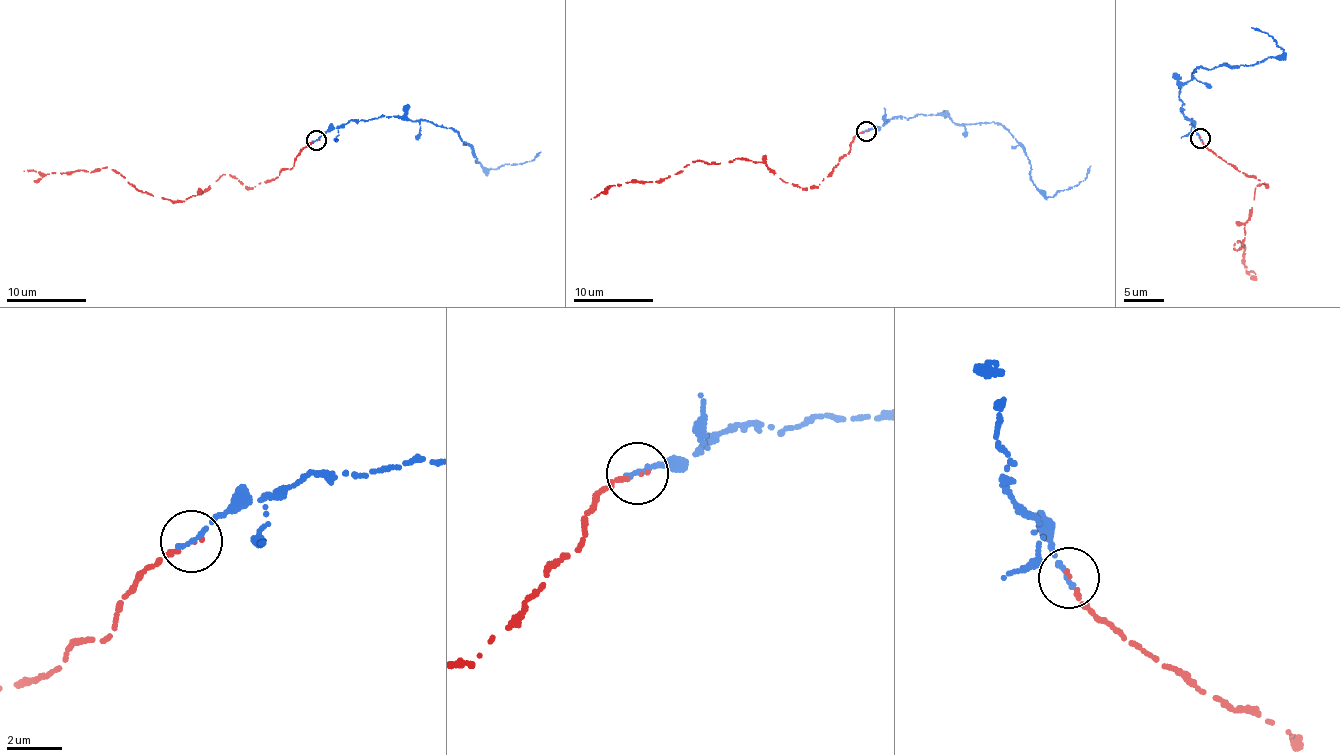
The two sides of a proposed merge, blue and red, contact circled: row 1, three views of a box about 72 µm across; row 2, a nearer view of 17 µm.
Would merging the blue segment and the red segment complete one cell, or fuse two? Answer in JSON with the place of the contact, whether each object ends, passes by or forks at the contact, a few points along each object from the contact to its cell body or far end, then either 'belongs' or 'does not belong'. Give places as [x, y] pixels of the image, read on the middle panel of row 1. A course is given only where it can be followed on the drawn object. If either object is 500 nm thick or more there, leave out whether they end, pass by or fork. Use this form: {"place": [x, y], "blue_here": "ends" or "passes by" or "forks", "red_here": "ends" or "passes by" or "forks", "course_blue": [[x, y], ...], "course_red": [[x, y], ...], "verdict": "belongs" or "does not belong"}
{"place": [866, 131], "blue_here": "ends", "red_here": "ends", "course_blue": [[865, 132], [922, 114], [955, 124], [998, 122], [1029, 159], [1030, 180], [1046, 197], [1077, 185], [1091, 166]], "course_red": [[867, 132], [854, 137], [817, 187], [786, 181], [764, 163], [696, 160], [656, 182], [608, 185], [591, 198]], "verdict": "belongs"}

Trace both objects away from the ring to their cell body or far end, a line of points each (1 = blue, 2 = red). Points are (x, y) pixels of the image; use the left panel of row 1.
1: (315, 140), (351, 121), (380, 115), (428, 120), (454, 129), (476, 163), (489, 169), (523, 163), (541, 151)
2: (317, 140), (293, 168), (252, 187), (223, 174), (171, 201), (106, 167), (24, 171)

